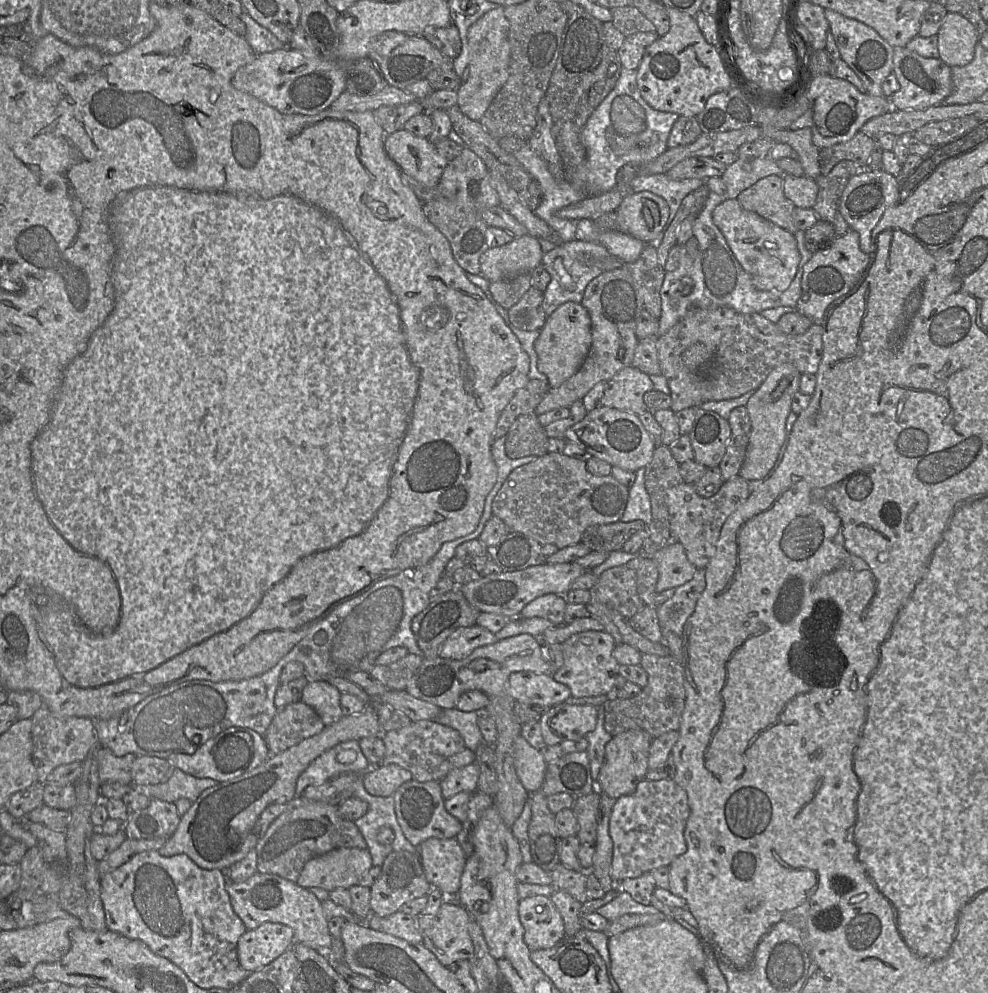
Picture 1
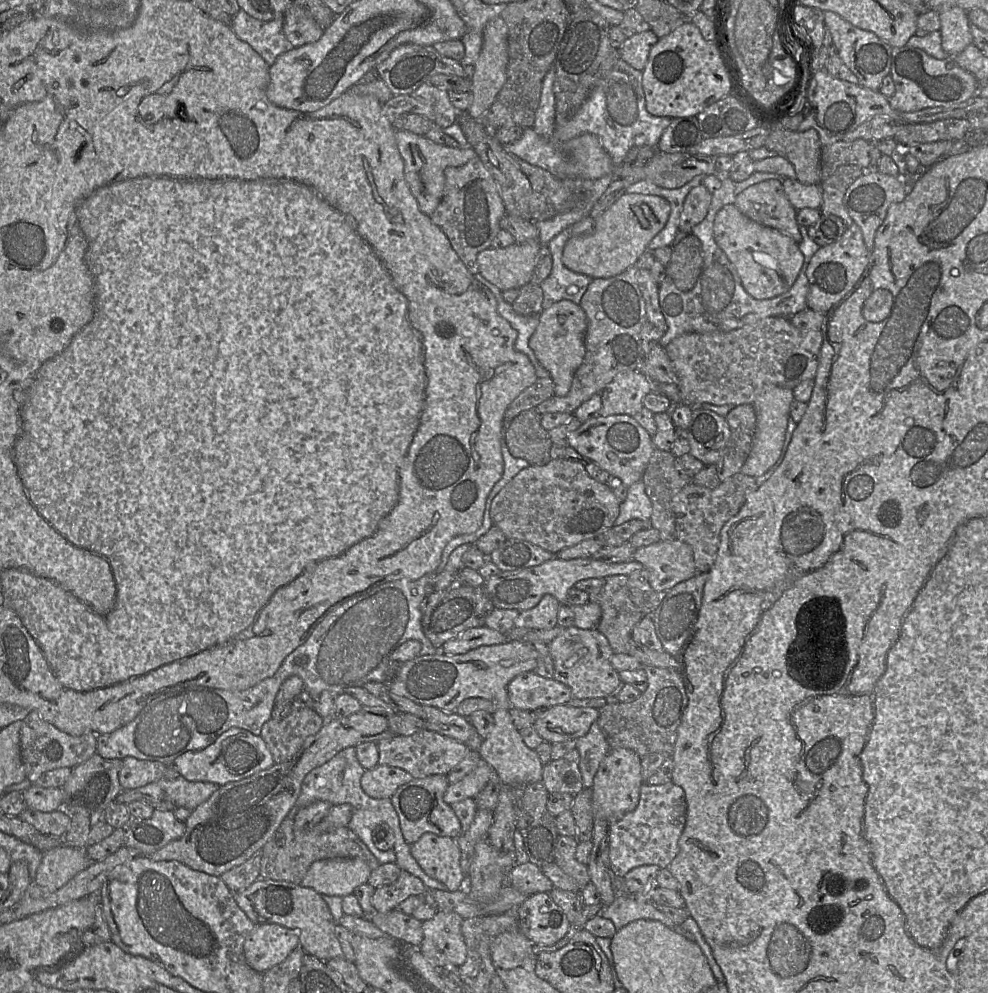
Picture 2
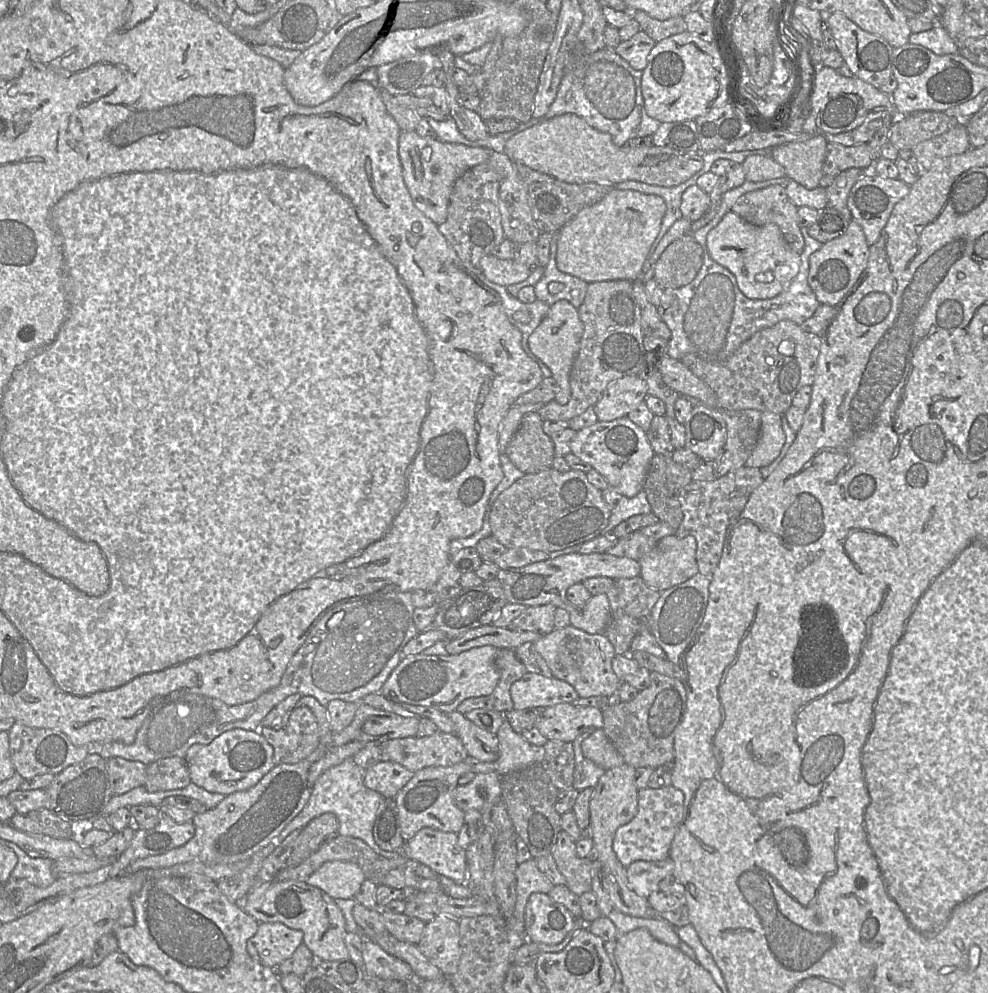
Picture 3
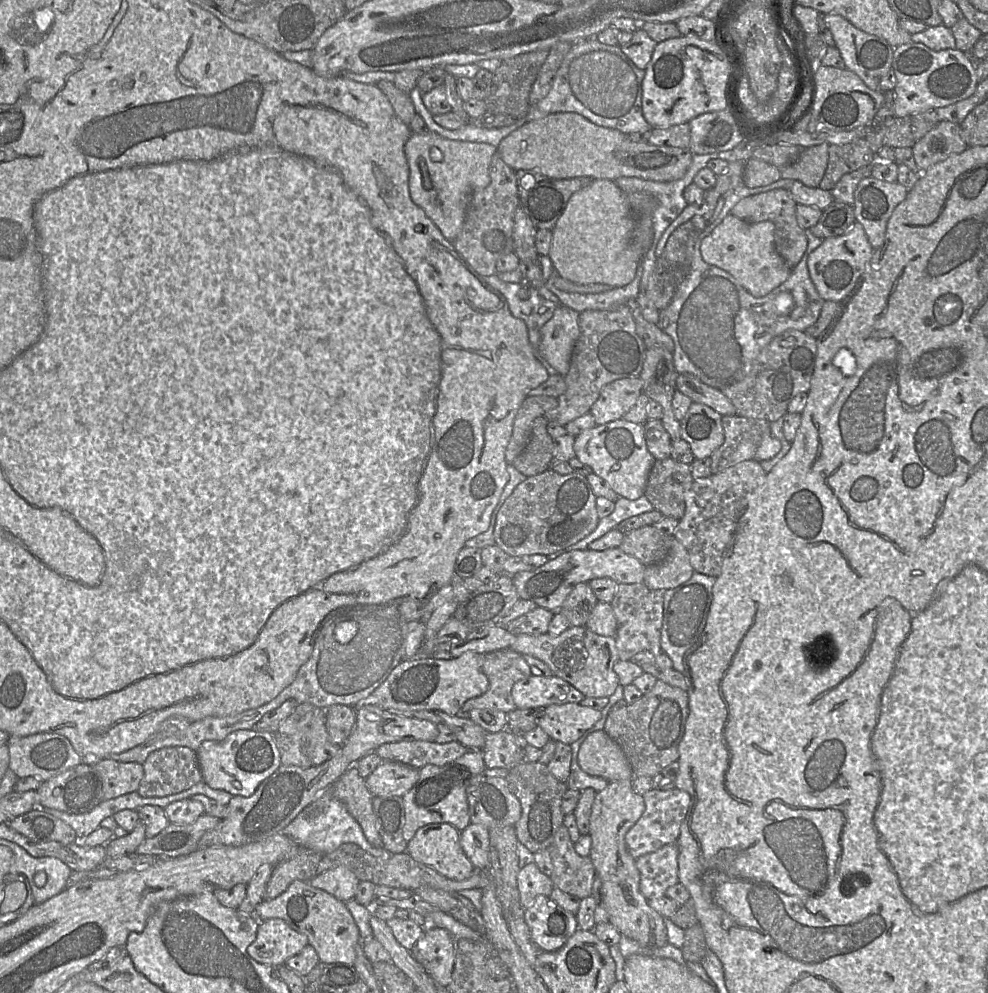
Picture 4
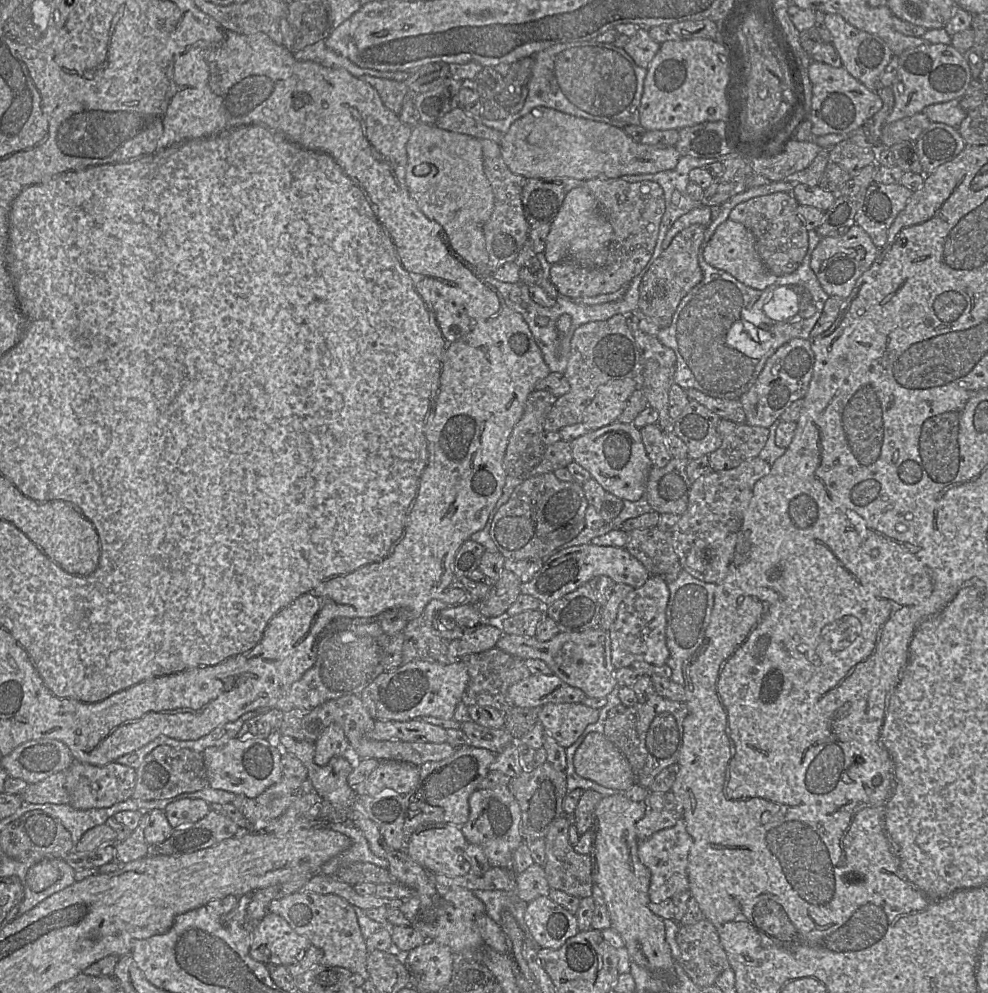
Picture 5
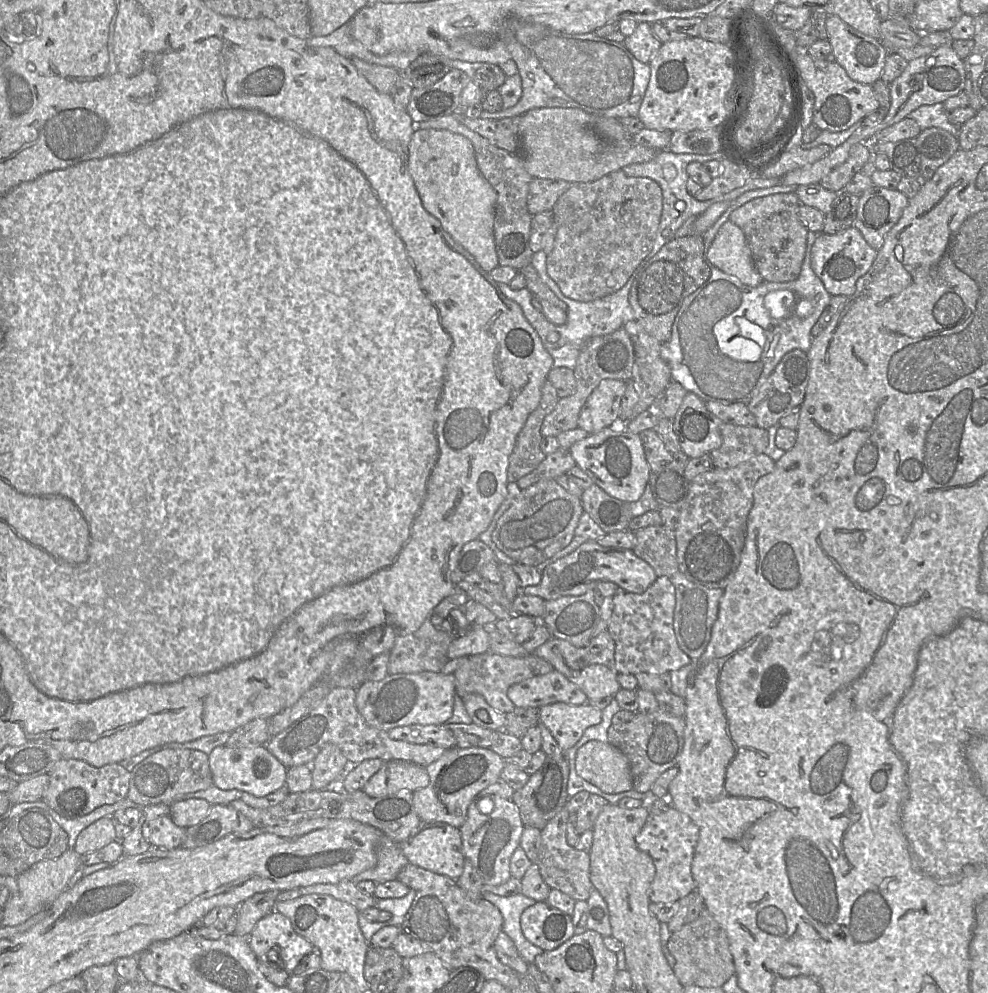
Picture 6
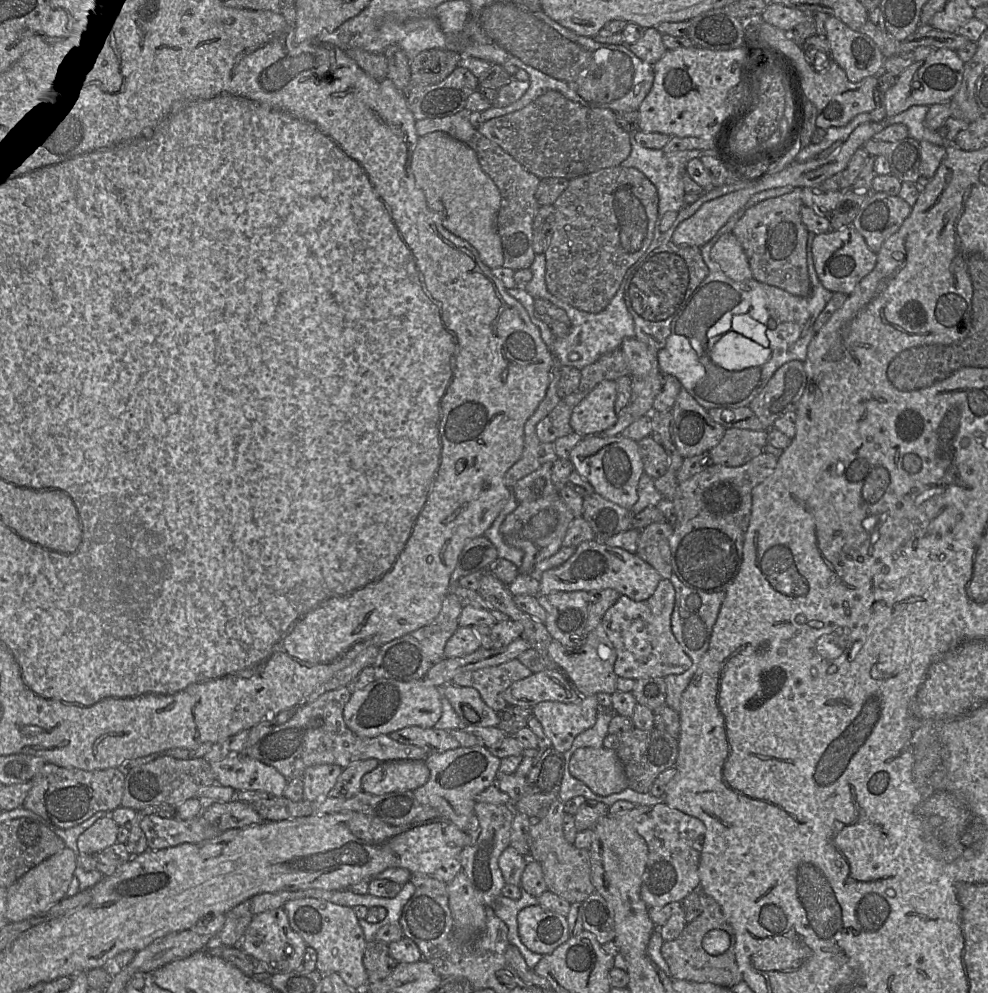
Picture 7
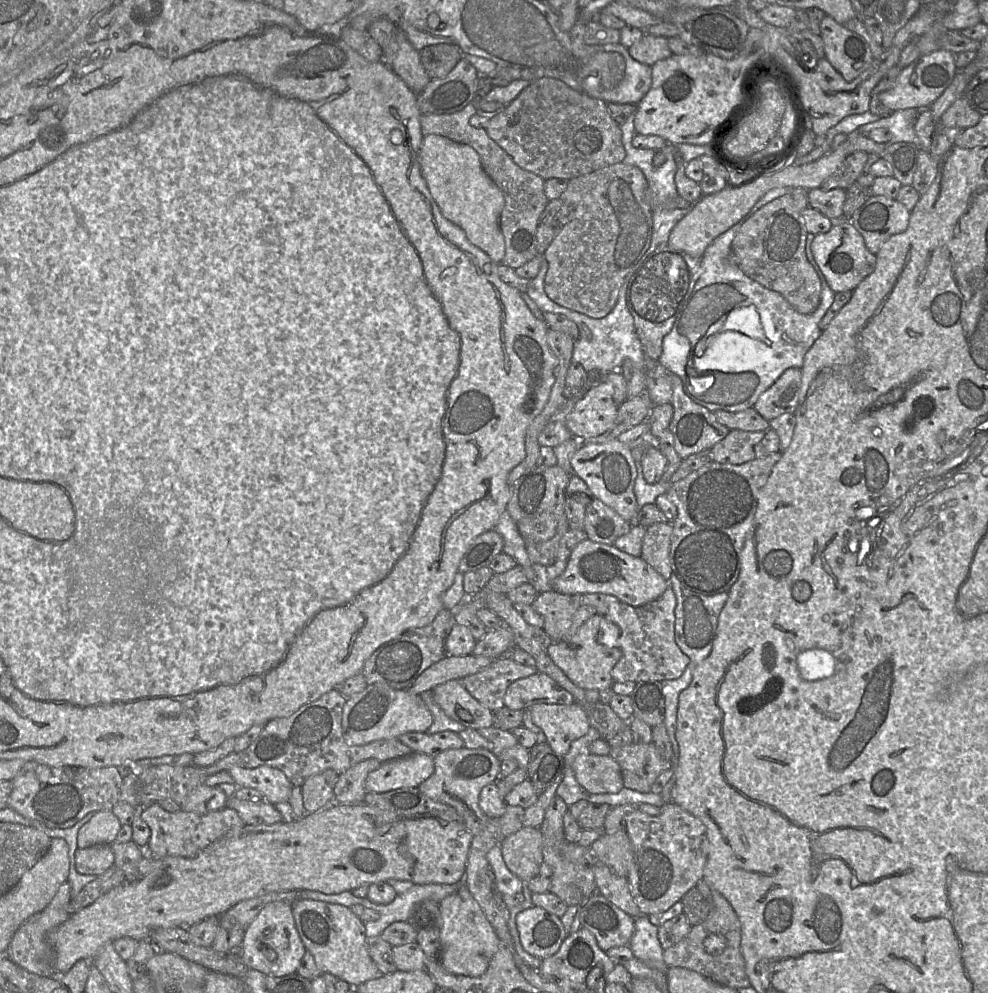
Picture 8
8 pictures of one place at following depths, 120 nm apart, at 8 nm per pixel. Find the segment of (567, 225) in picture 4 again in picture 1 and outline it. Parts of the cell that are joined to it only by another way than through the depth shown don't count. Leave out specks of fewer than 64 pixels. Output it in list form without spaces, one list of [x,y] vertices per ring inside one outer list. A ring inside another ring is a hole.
[[[649,191],[625,196],[616,212],[616,230],[644,243],[652,242],[666,226],[670,209],[666,201]]]

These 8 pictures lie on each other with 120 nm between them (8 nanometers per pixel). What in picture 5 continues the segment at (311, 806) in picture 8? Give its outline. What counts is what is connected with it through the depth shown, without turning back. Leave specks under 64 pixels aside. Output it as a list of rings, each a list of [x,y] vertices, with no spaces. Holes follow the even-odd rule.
[[[332,723],[315,742],[314,762],[324,766],[332,757],[347,756],[349,751],[350,744],[342,727]]]

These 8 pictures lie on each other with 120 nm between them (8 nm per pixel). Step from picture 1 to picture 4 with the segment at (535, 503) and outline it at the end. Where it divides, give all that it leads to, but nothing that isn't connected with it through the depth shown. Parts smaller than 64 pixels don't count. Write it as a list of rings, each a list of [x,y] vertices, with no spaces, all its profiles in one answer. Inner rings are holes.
[[[549,469],[527,477],[518,484],[496,515],[495,545],[508,556],[548,555],[573,545],[591,532],[598,523],[596,496],[584,475],[560,475]]]

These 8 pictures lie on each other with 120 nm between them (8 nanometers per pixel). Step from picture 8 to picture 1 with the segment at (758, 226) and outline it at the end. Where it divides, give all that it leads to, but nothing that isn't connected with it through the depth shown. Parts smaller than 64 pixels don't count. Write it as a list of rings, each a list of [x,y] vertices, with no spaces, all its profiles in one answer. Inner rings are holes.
[[[769,175],[742,191],[736,198],[746,211],[754,212],[784,230],[795,234],[794,204],[783,193],[783,179]]]

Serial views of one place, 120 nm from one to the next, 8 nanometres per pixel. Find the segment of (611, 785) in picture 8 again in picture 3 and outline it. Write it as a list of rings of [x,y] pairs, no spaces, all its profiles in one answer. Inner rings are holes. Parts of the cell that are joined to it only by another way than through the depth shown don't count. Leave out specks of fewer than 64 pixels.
[[[596,729],[581,743],[582,753],[585,758],[596,765],[608,770],[625,763],[623,757],[616,750],[602,729]]]

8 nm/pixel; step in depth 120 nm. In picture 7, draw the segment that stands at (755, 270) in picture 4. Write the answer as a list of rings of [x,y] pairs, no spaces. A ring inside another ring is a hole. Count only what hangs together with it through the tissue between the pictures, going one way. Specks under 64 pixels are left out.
[[[732,232],[723,234],[718,239],[710,251],[710,257],[734,281],[753,278],[745,251]]]

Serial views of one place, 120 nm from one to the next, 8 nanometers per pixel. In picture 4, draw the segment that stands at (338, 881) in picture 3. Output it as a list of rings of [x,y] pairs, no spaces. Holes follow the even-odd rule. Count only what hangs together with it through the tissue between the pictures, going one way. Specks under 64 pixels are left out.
[[[339,866],[314,876],[309,882],[315,888],[322,889],[347,903],[355,898],[360,880],[350,869]]]

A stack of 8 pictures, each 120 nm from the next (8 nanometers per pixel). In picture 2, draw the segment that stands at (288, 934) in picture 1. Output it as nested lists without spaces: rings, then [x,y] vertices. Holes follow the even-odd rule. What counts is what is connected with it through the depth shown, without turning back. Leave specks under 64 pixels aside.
[[[276,923],[256,925],[244,941],[248,965],[260,973],[282,963],[300,945],[299,933]]]

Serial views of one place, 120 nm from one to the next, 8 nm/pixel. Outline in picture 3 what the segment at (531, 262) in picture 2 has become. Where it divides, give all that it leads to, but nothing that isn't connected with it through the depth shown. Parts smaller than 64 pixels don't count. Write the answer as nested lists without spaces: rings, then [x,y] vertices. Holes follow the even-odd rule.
[[[493,253],[482,257],[480,264],[484,275],[490,281],[505,287],[526,280],[532,271],[531,267],[514,259],[500,259]]]

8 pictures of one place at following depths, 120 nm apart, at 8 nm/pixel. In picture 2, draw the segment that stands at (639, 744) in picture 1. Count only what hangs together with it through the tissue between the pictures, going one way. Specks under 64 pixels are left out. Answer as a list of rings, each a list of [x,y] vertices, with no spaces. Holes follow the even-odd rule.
[[[611,749],[601,761],[594,775],[592,786],[593,822],[594,820],[615,822],[626,813],[633,811],[638,805],[642,784],[641,758],[630,749]]]

